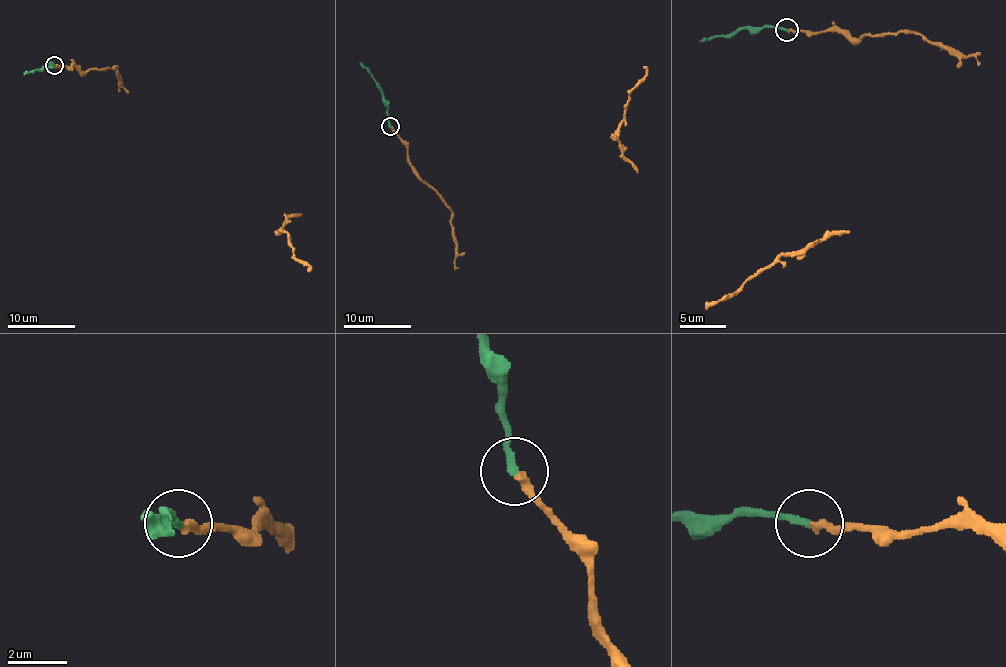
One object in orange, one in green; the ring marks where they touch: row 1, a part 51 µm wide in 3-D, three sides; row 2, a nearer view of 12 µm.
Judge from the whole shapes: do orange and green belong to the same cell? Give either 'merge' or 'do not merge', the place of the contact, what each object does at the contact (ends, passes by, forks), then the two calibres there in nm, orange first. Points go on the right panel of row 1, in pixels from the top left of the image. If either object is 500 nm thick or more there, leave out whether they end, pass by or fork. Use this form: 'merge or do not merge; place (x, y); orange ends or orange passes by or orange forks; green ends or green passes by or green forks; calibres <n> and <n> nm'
merge; place (786, 30); orange ends; green ends; calibres 280 and 240 nm

